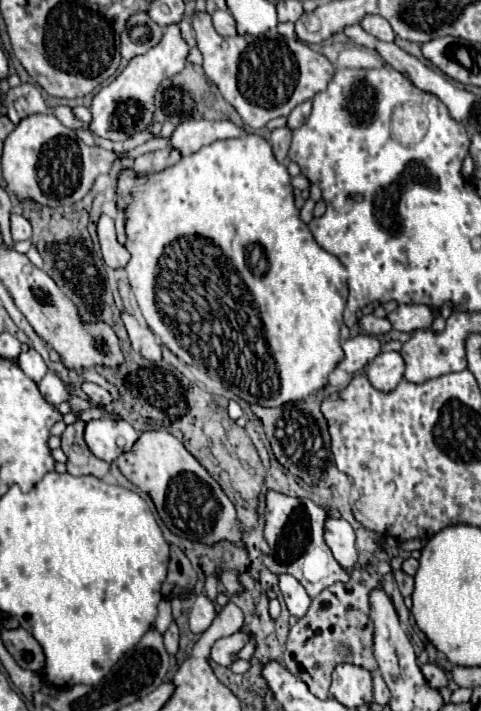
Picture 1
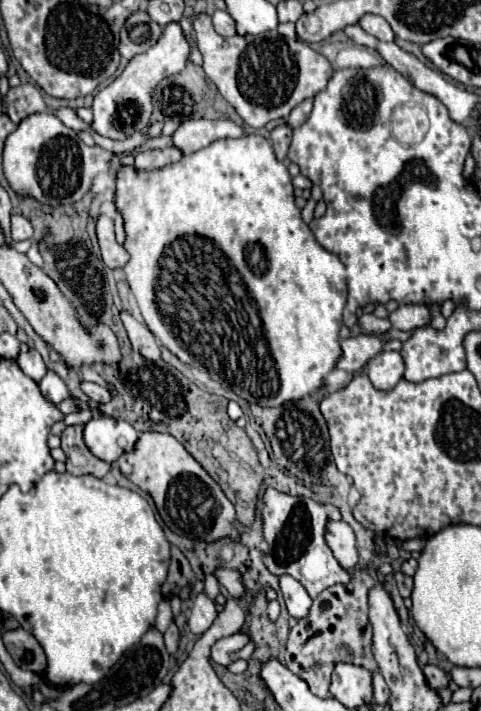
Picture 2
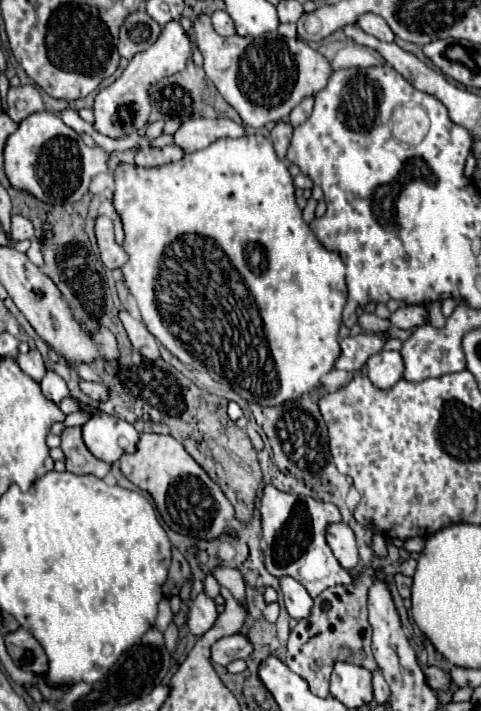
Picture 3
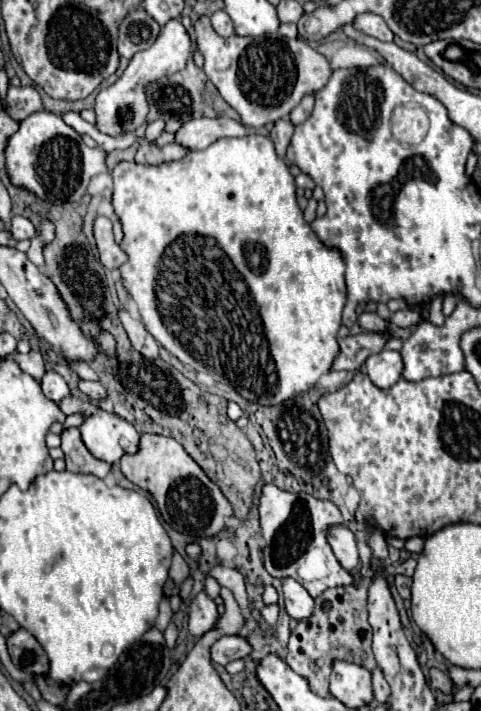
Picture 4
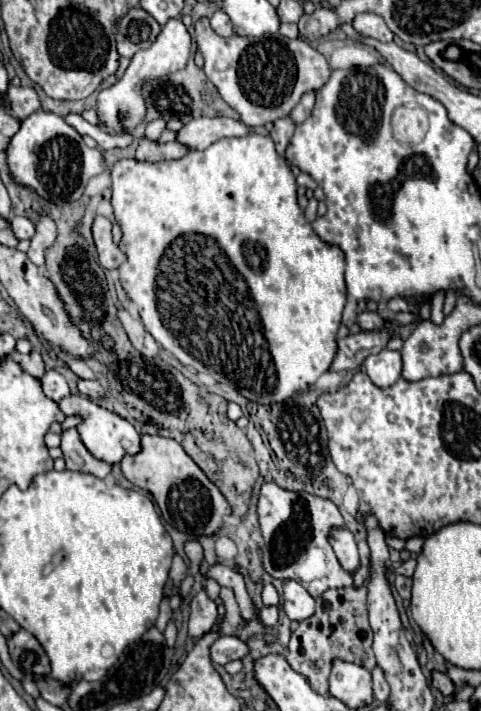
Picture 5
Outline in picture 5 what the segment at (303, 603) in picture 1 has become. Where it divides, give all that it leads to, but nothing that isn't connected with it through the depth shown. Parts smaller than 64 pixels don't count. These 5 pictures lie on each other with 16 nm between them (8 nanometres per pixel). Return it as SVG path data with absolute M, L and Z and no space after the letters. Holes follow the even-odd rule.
M284 580L284 612L290 620L306 620L312 616L314 598L308 596L304 586L296 580Z

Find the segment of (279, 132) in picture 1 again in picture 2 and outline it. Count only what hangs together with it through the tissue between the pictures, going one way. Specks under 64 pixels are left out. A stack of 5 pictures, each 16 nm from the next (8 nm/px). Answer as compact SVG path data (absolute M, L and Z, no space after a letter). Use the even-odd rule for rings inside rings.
M288 124L284 126L278 126L272 130L272 136L270 136L270 142L272 142L272 148L274 148L274 154L280 162L286 160L286 152L288 152L288 146L290 146L290 138L292 138L292 128Z

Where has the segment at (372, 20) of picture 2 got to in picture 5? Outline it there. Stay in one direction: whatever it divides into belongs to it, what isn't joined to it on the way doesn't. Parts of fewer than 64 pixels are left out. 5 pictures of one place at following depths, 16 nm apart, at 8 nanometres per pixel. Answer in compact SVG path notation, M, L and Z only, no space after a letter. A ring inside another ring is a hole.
M360 14L360 16L354 18L352 24L360 34L372 36L372 38L376 38L380 42L392 42L392 38L394 38L394 34L386 26L386 22L376 14Z

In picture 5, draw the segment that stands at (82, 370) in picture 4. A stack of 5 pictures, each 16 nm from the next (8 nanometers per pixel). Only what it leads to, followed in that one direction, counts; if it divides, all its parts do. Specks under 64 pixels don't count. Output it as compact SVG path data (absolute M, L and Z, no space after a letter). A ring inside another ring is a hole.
M60 351L58 354L58 358L60 360L64 360L68 366L70 366L70 370L72 372L76 372L80 378L86 378L86 380L96 380L96 374L88 368L88 364L84 362L84 360L72 360L72 358L68 358L66 354Z

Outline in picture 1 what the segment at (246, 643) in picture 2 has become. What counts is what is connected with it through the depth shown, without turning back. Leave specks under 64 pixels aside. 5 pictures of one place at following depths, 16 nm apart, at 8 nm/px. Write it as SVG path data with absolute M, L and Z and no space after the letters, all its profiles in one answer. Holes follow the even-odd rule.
M236 632L232 636L220 638L214 646L212 646L212 660L216 664L222 666L230 666L234 660L238 658L250 658L252 652L256 648L256 642L252 640L252 636L248 632Z

